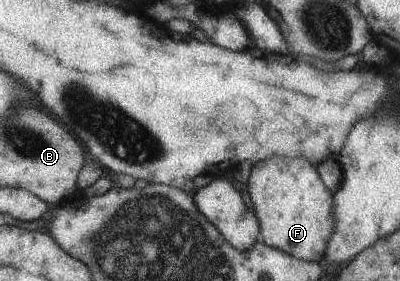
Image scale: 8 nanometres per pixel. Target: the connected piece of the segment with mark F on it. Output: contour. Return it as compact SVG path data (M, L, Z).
M268 158L251 166L246 192L256 218L260 220L261 241L294 258L316 261L322 258L324 236L332 226L332 194L305 158Z

